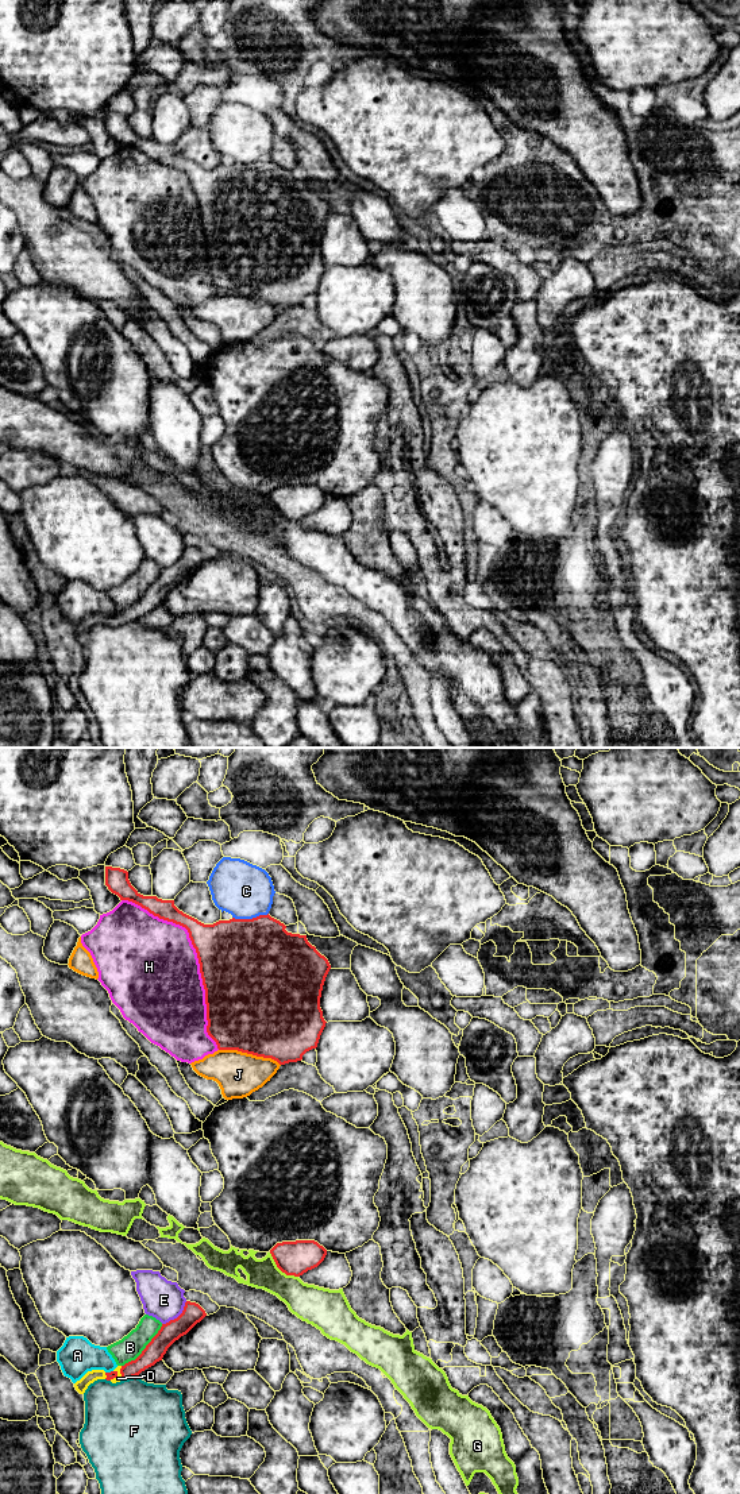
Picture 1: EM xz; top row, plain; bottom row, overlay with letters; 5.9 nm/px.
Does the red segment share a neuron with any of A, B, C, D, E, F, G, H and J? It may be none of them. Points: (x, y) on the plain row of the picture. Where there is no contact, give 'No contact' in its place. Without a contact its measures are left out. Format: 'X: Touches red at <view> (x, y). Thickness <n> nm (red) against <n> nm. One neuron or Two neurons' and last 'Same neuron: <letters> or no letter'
A: Touches red at xz (108, 617). Thickness 50 nm (red) against 220 nm. Two neurons
B: Touches red at xz (145, 593). Thickness 120 nm (red) against 150 nm. Two neurons
C: Touches red at xz (250, 163). Thickness 500 nm (red) against 320 nm. Two neurons
D: Touches red at xz (116, 618). Thickness 50 nm (red) against 40 nm. One neuron
E: Touches red at xz (178, 560). Thickness 120 nm (red) against 240 nm. Two neurons
F: Touches red at xz (128, 621). Thickness 120 nm (red) against 480 nm. Two neurons
G: Touches red at xz (281, 514). Thickness 200 nm (red) against 220 nm. Two neurons
H: Touches red at xz (197, 201). Thickness 480 nm (red) against 500 nm. Two neurons
J: Touches red at xz (250, 297). Thickness 500 nm (red) against 260 nm. Two neurons
Same neuron: D

